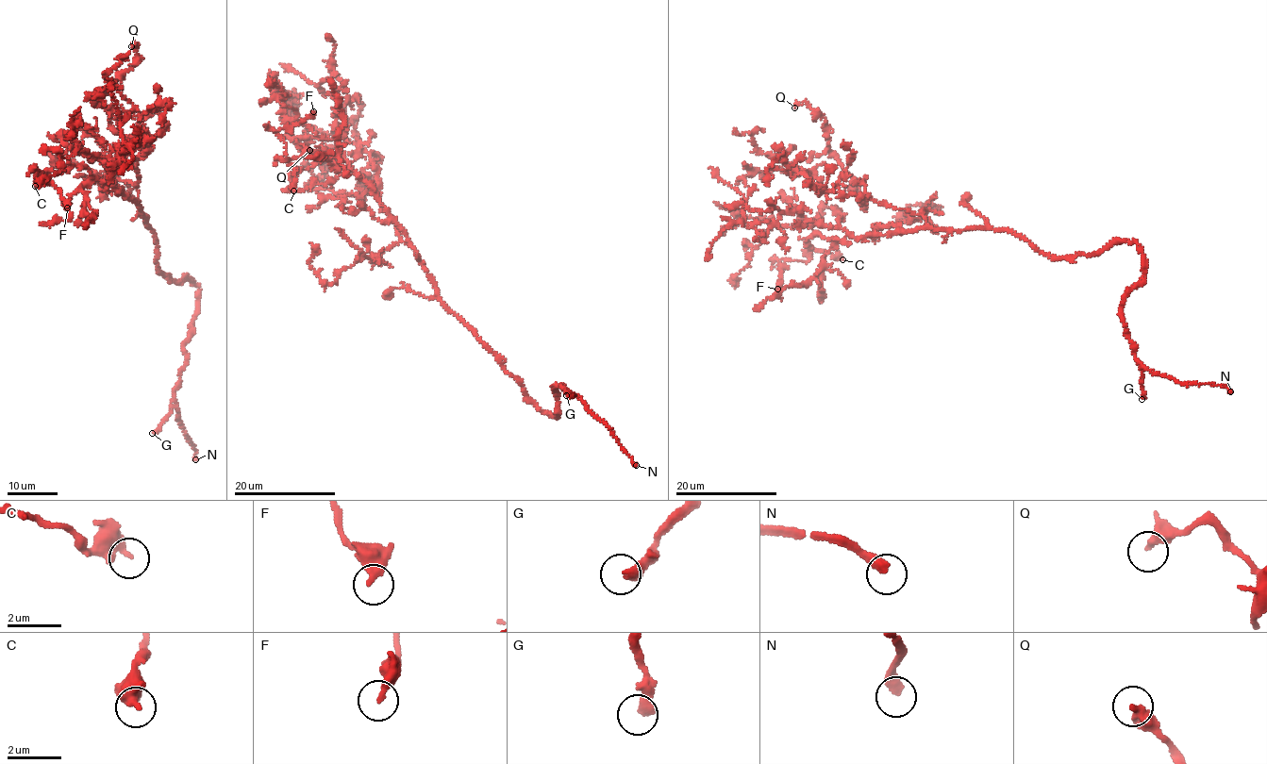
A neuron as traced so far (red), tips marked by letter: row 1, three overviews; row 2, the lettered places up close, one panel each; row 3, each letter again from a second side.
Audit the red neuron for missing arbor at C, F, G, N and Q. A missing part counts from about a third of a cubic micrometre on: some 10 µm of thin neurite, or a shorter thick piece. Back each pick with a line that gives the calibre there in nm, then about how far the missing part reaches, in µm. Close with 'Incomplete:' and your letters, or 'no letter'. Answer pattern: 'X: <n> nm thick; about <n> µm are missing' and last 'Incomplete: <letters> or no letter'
G: 360 nm thick; about 180 µm are missing
N: 400 nm thick; about 20 µm are missing
Incomplete: G, N

